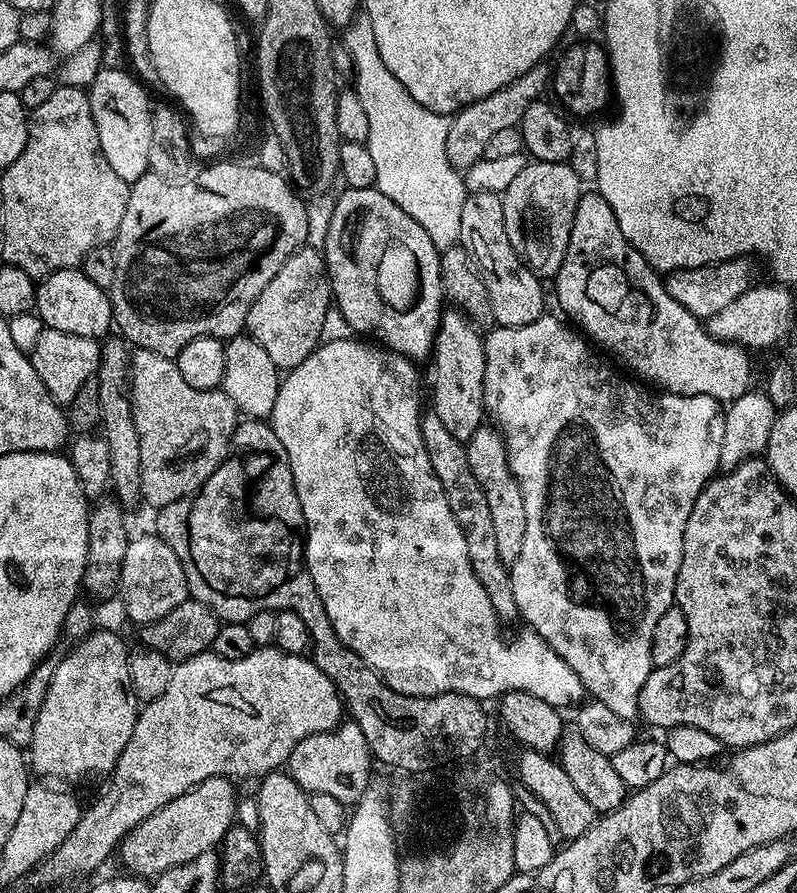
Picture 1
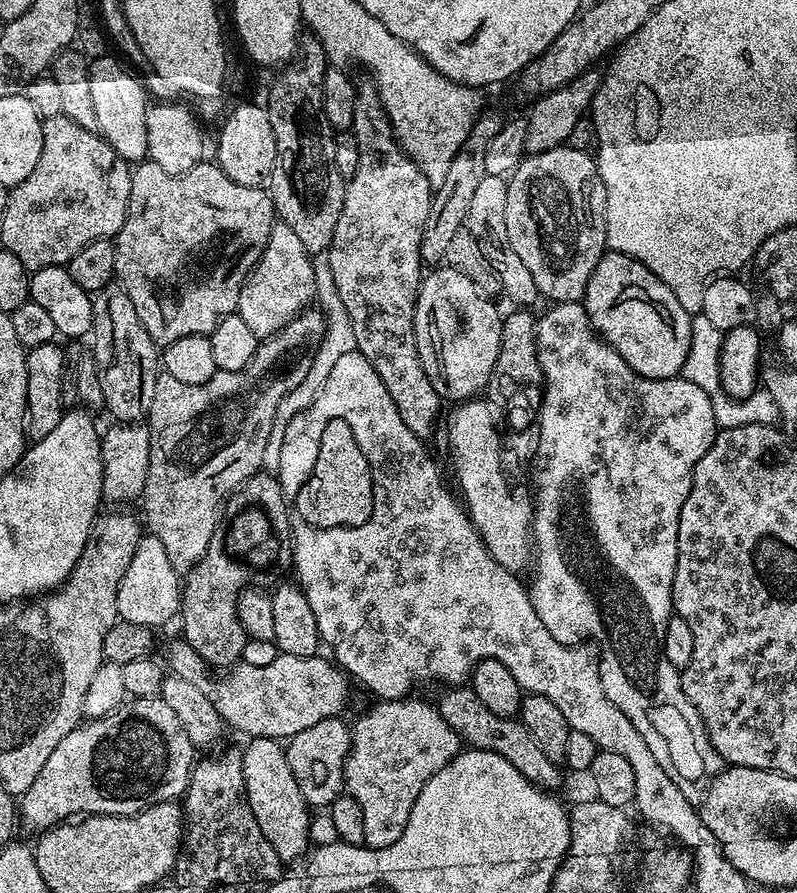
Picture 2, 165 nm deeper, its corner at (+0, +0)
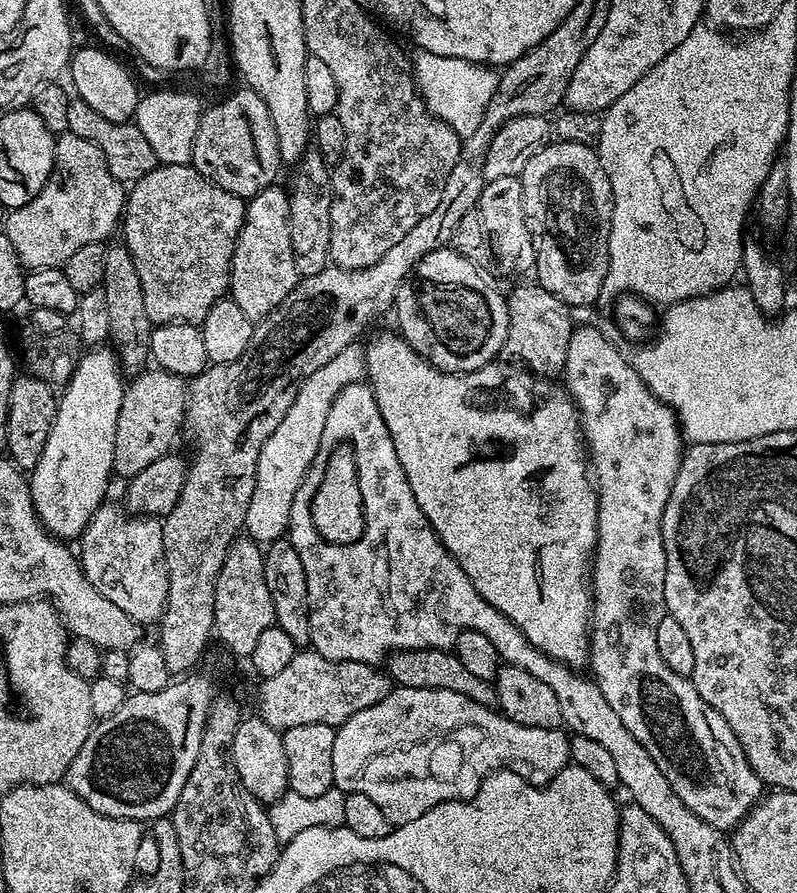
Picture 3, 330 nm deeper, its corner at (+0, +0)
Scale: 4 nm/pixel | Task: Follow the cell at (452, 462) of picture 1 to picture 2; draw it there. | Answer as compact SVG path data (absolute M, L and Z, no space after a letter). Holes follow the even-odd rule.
M364 78L364 81L356 84L354 122L350 131L358 146L358 170L347 177L344 185L342 214L338 214L338 226L334 226L332 245L326 253L330 262L330 274L334 274L338 298L342 298L346 314L350 314L356 351L363 354L366 362L374 366L374 370L378 370L378 378L382 378L386 390L390 390L390 398L394 398L394 406L398 406L402 422L406 422L406 426L419 440L428 442L436 432L436 419L440 416L442 398L434 390L422 366L414 330L414 314L416 295L422 279L420 247L426 218L430 218L434 186L396 140L396 135L392 133L392 124L388 121L378 90L371 79Z

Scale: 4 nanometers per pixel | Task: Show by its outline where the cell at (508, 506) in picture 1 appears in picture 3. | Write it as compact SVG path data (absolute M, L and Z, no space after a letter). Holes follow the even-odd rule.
M520 282L513 288L516 289L510 294L507 293L506 296L508 301L508 333L506 334L503 351L505 353L509 352L512 356L517 356L521 360L517 361L524 366L540 363L548 364L555 356L557 361L562 362L566 358L568 337L574 324L569 305L564 304L558 298L554 298L554 294L550 294L550 290L546 290L539 282Z

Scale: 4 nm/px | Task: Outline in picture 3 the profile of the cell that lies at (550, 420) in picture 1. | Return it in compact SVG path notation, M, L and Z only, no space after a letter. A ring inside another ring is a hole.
M580 326L575 329L568 337L568 349L566 358L562 361L564 368L563 387L567 388L568 395L572 397L572 403L575 404L580 422L580 431L582 439L586 445L587 455L590 457L590 472L594 477L594 487L600 502L600 514L598 516L598 530L596 531L596 554L592 561L592 618L590 621L590 669L596 685L602 690L606 702L610 702L611 708L618 713L618 718L622 718L622 726L630 730L630 734L642 746L646 746L650 758L658 762L658 770L666 774L670 786L674 786L674 794L698 814L710 826L721 830L731 830L736 825L741 824L748 817L749 812L760 799L765 791L766 785L754 774L750 762L746 762L746 754L740 745L741 740L734 738L734 730L718 714L718 710L709 708L704 703L704 699L698 694L691 679L686 676L674 674L666 662L662 662L662 654L658 654L658 622L666 614L664 606L664 591L666 590L666 546L662 542L662 514L666 510L666 502L670 502L670 490L674 486L674 478L678 478L678 466L680 459L683 458L686 451L686 441L680 431L680 422L676 419L669 404L663 404L654 393L646 386L646 382L639 374L632 369L631 362L627 355L615 348L616 345L611 339L603 336L596 327Z

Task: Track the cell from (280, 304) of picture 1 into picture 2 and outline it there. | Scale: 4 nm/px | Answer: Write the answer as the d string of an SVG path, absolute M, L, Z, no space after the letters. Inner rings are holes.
M275 223L270 230L270 238L262 250L256 265L252 267L238 298L235 315L246 322L257 338L263 342L267 336L274 335L290 323L299 312L304 311L313 303L316 294L313 257L309 254L302 241L290 230L290 226Z

